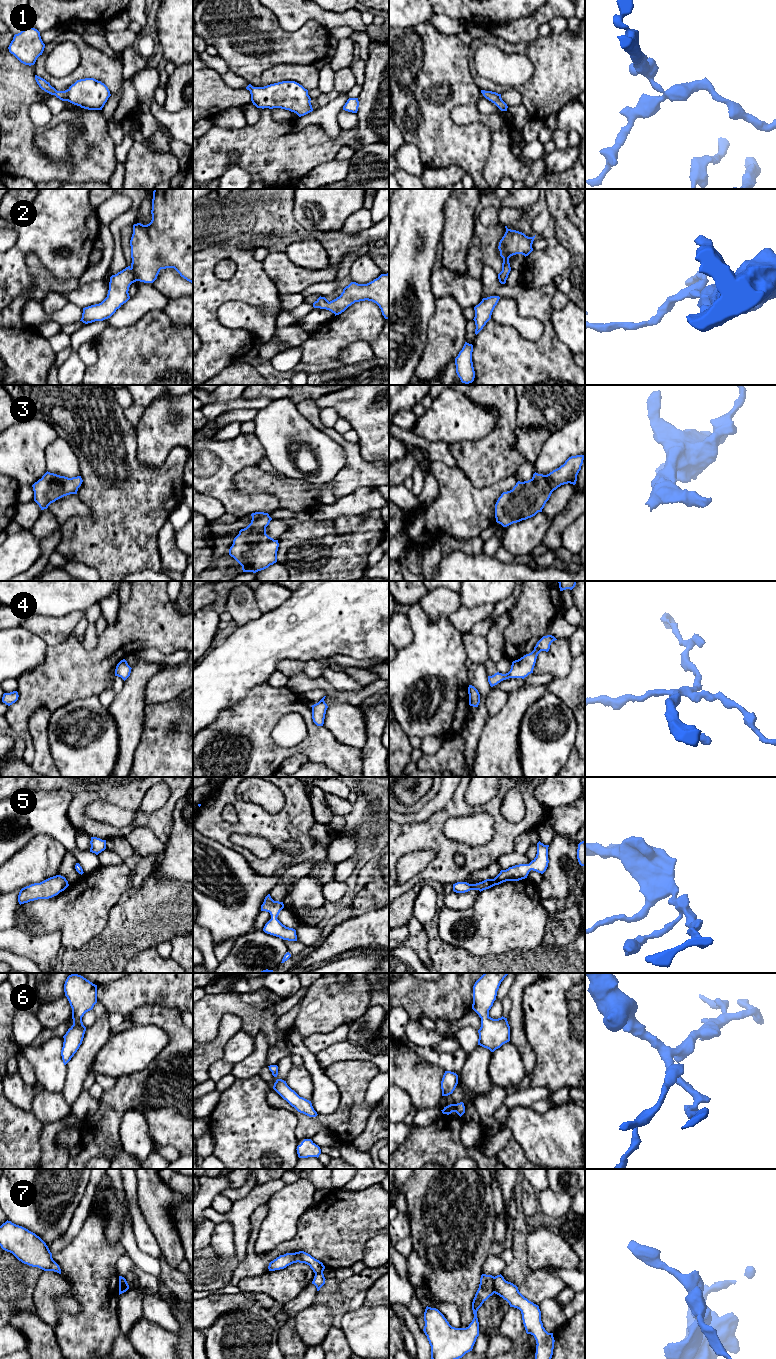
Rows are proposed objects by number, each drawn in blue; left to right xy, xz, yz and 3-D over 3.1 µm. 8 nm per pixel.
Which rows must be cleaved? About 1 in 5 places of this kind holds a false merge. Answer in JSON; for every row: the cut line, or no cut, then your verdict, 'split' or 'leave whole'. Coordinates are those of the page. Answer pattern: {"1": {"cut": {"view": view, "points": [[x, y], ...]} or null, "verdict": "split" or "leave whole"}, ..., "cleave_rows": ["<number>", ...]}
{"1": {"cut": null, "verdict": "leave whole"}, "2": {"cut": null, "verdict": "leave whole"}, "3": {"cut": null, "verdict": "leave whole"}, "4": {"cut": null, "verdict": "leave whole"}, "5": {"cut": null, "verdict": "leave whole"}, "6": {"cut": null, "verdict": "leave whole"}, "7": {"cut": {"view": "yz", "points": [[494, 1277], [493, 1292]]}, "verdict": "split"}, "cleave_rows": ["7"]}

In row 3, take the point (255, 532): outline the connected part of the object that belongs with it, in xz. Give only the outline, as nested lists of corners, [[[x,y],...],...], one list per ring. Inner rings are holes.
[[[255,512],[251,514],[251,523],[234,538],[229,549],[229,555],[233,557],[241,566],[243,572],[253,572],[264,570],[277,562],[278,540],[274,540],[266,534],[266,527],[272,518],[268,513]]]

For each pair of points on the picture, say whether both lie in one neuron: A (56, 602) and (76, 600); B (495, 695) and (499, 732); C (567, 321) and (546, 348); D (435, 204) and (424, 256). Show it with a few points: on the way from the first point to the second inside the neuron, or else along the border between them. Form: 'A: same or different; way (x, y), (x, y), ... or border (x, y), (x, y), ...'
A: same; way (61, 600), (71, 600)
B: different; border (509, 693), (506, 703), (495, 714), (489, 716)
C: different; border (552, 311), (552, 328), (556, 336), (571, 352)
D: same; way (427, 217), (426, 243)

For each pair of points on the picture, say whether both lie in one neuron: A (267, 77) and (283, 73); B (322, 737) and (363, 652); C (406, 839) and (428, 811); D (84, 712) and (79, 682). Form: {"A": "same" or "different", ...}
{"A": "same", "B": "different", "C": "different", "D": "different"}

